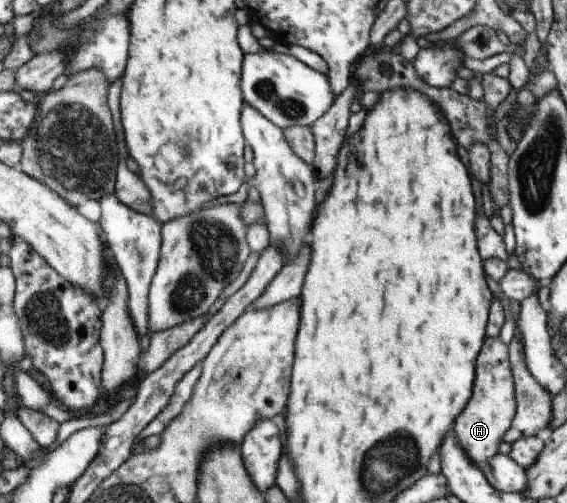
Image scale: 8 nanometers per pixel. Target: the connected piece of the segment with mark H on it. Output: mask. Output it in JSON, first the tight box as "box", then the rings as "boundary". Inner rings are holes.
{"box":[451,337,515,466],"boundary":[[[485,337],[476,356],[474,381],[466,407],[456,417],[451,432],[466,457],[479,466],[498,454],[502,437],[511,426],[515,413],[513,378],[508,349],[498,337]]]}

